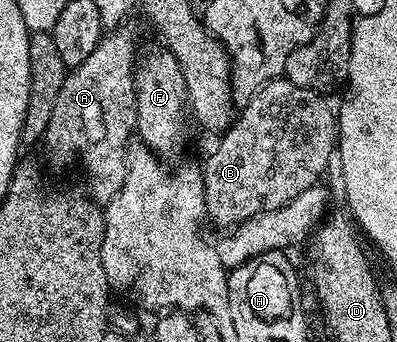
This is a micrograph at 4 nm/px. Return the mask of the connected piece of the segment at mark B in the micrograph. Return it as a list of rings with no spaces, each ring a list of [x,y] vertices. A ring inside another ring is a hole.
[[[285,77],[273,79],[268,85],[264,85],[256,92],[251,99],[237,112],[236,118],[226,128],[222,139],[214,147],[214,152],[207,157],[206,163],[202,167],[202,180],[204,181],[204,201],[206,202],[206,214],[209,222],[214,222],[220,229],[231,229],[238,223],[248,221],[250,217],[254,217],[264,210],[276,210],[281,206],[292,201],[298,194],[303,193],[310,186],[316,186],[322,179],[321,175],[325,173],[326,166],[332,163],[336,155],[336,111],[325,94],[313,91],[312,89],[300,89],[300,85],[292,85],[292,81],[288,81]]]

